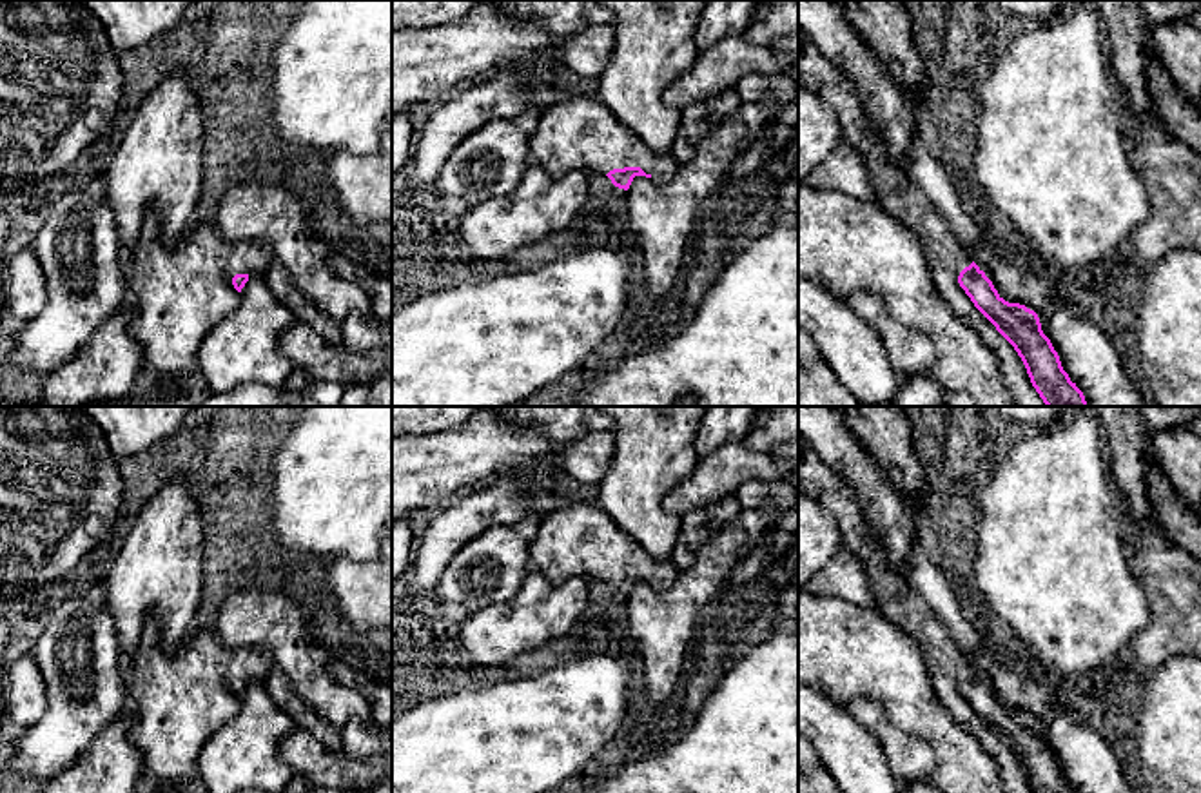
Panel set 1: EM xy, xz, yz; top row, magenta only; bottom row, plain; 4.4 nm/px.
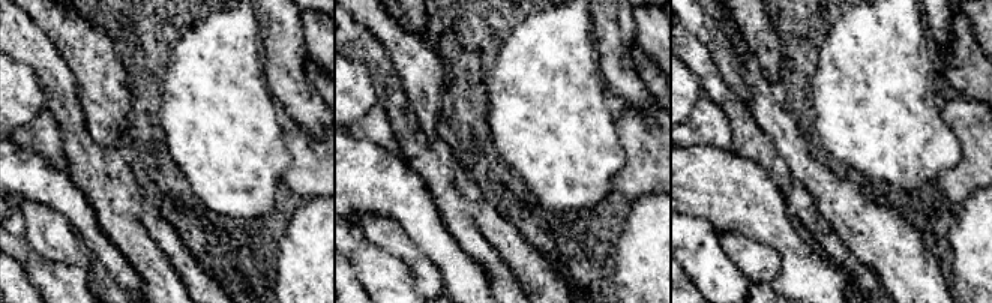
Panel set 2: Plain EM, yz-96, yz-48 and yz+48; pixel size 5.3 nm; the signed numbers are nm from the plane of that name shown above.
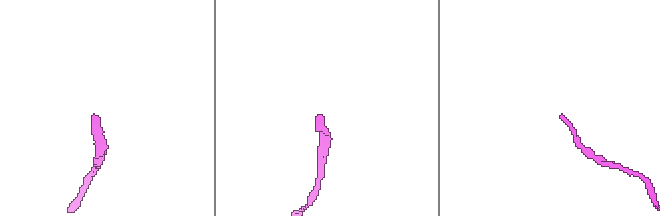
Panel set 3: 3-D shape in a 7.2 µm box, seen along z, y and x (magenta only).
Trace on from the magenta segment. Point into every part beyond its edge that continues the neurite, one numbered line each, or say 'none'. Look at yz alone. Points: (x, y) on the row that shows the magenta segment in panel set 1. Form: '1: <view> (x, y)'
1: yz (897, 195)

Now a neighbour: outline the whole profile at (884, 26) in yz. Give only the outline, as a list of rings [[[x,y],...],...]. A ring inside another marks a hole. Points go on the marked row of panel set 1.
[[[836,0],[860,38],[925,109],[927,76],[902,0]]]

